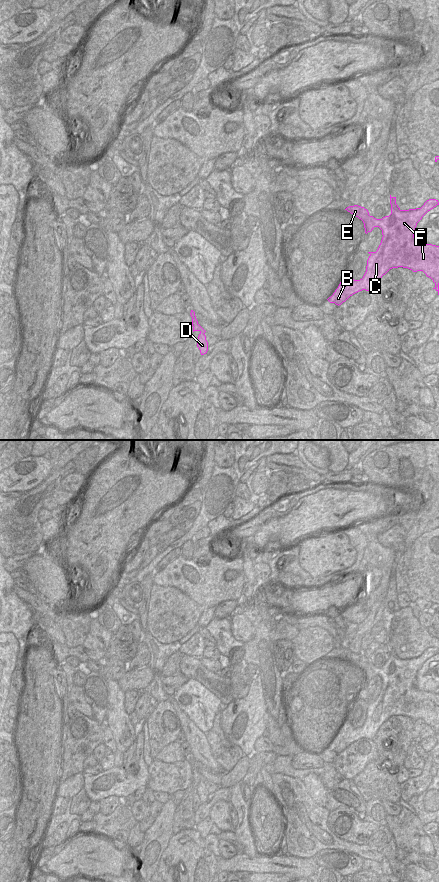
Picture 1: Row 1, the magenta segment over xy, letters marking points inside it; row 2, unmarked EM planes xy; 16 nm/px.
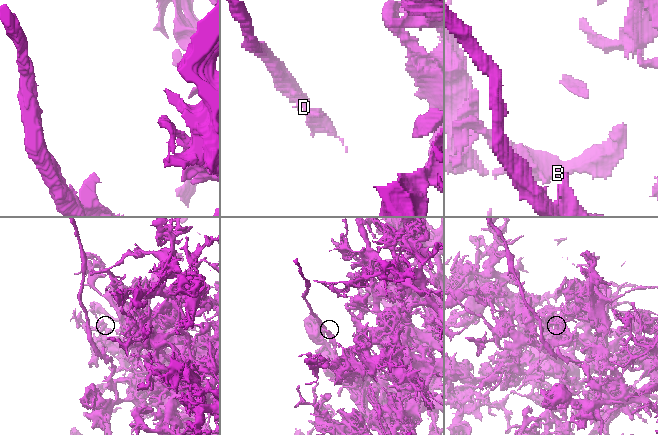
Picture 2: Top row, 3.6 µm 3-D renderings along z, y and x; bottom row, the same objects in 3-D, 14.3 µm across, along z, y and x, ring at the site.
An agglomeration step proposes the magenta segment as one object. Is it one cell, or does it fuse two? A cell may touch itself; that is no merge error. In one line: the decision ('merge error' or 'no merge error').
merge error

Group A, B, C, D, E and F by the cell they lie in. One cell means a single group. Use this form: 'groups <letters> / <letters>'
groups A B C E F / D

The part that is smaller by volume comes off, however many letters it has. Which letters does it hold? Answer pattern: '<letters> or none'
D

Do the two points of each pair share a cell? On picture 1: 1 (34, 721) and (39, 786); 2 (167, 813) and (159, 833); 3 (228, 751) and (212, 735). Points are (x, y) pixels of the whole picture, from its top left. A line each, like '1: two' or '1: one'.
1: one
2: one
3: one

